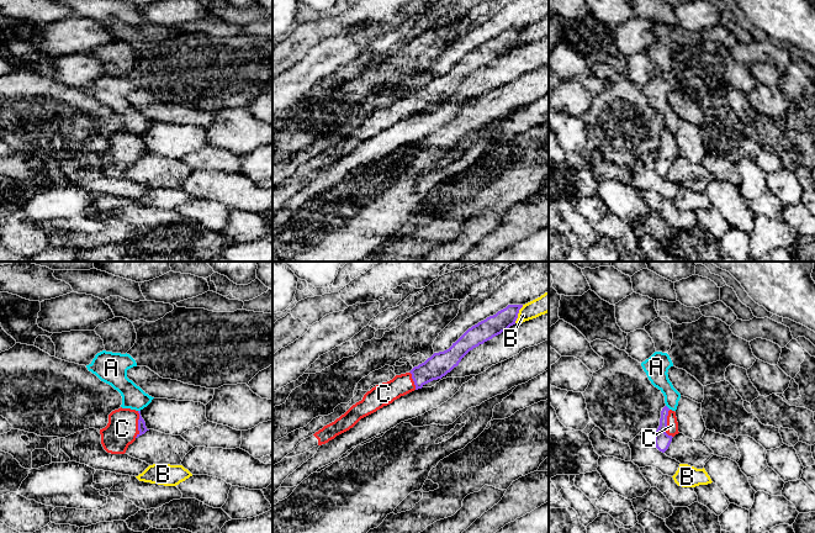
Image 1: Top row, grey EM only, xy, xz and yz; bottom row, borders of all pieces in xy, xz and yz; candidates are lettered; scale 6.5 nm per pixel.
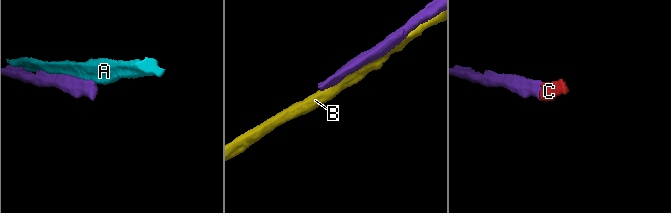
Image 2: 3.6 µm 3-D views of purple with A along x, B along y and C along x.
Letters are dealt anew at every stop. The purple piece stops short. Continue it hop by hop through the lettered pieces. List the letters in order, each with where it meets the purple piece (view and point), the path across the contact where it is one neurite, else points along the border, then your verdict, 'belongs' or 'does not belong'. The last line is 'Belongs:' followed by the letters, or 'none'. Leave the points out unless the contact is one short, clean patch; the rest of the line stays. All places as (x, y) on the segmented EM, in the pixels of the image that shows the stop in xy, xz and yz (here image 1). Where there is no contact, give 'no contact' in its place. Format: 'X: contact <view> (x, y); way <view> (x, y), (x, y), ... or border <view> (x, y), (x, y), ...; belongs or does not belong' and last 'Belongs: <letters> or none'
A: contact yz (667, 407); does not belong
B: contact xz (518, 312); does not belong
C: contact yz (666, 425); way yz (662, 441), (666, 425), (672, 425); belongs
Belongs: C

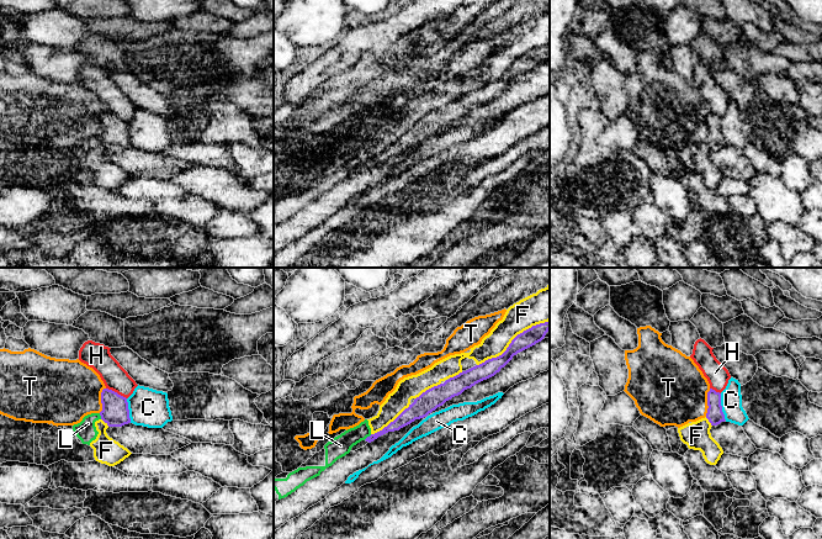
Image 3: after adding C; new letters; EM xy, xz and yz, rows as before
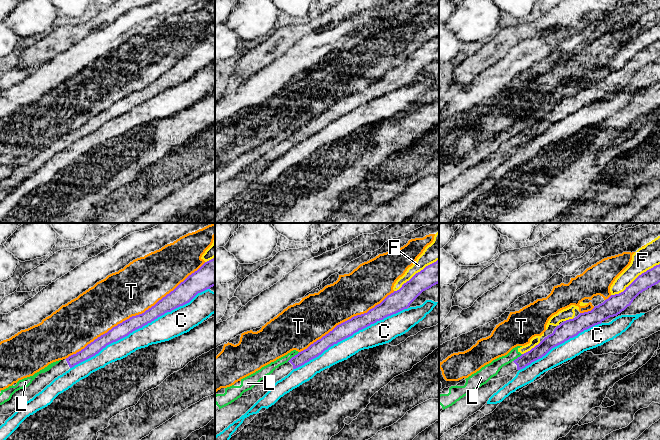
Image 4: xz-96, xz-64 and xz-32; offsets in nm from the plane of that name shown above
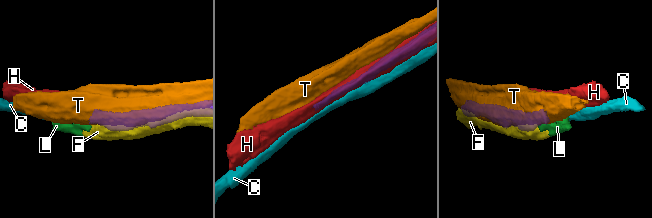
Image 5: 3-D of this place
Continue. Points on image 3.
C: contact yz (721, 407); does not belong
F: contact xz (512, 341); does not belong
H: contact xy (116, 392); does not belong
L: contact xz (367, 437); border xz (371, 434), (364, 439); does not belong
T: contact yz (708, 402); does not belong
Belongs: none

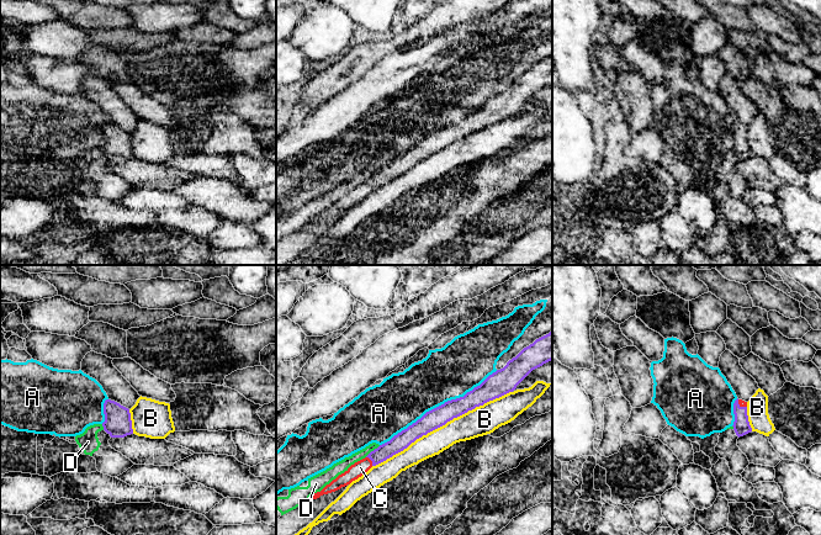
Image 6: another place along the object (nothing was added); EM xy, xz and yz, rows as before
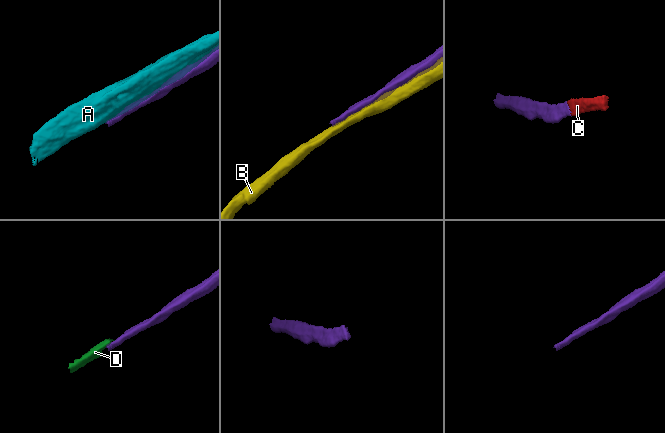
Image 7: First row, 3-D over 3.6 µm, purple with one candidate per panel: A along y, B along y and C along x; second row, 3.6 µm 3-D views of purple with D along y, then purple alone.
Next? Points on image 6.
A: contact xz (439, 406); does not belong
B: contact xz (441, 425); does not belong
C: contact xz (371, 460); way xz (402, 440), (371, 460), (360, 467); belongs
D: contact xz (374, 450); border xz (380, 445), (365, 456); does not belong
Belongs: C

